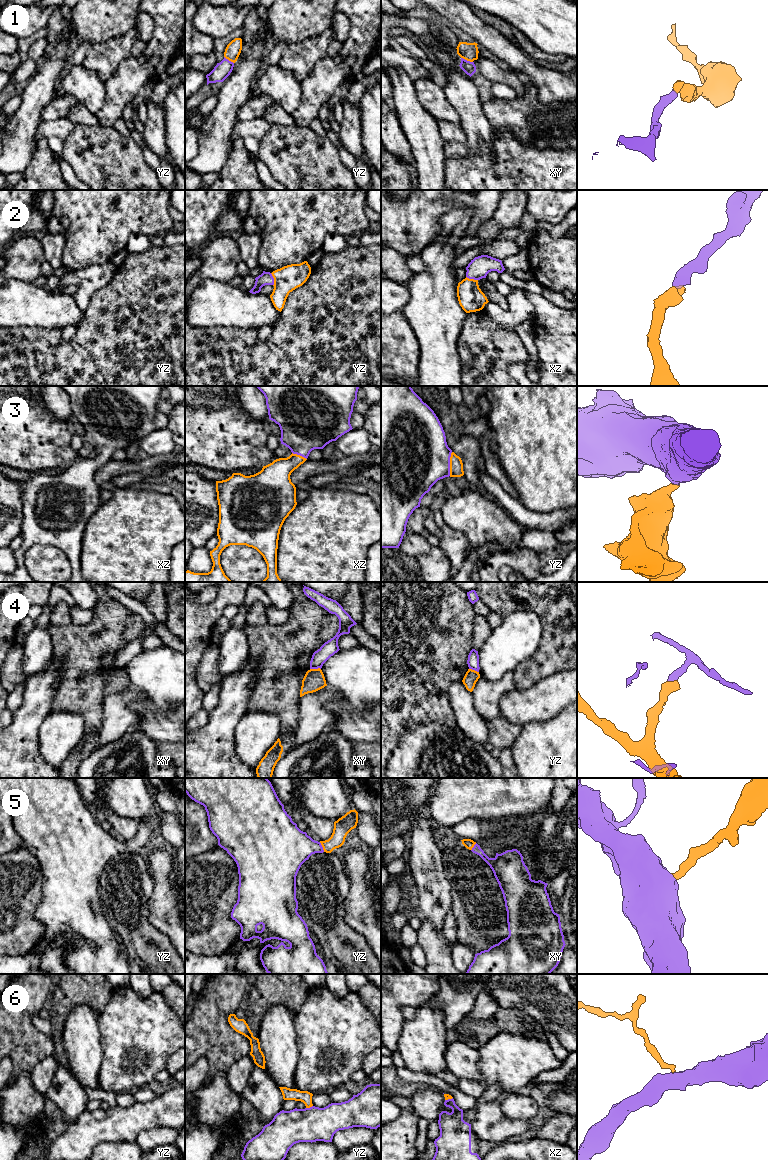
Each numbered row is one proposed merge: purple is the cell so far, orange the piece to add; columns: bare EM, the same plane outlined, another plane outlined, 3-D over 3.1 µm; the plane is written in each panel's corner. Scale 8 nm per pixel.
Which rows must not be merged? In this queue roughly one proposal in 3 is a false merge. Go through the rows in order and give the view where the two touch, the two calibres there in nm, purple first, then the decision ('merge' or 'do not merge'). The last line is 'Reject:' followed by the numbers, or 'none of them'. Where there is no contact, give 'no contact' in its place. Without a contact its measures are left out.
1: meets purple in xy; 100 nm thick on the purple side, 140 nm on the other; merge
2: meets purple in yz; 110 nm thick on the purple side, 200 nm on the other; merge
3: meets purple in yz; 480 nm thick on the purple side, 110 nm on the other; merge
4: meets purple in xy; 120 nm thick on the purple side, 170 nm on the other; do not merge
5: meets purple in yz; 320 nm thick on the purple side, 140 nm on the other; merge
6: meets purple in yz; 280 nm thick on the purple side, 100 nm on the other; do not merge
Reject: 4, 6

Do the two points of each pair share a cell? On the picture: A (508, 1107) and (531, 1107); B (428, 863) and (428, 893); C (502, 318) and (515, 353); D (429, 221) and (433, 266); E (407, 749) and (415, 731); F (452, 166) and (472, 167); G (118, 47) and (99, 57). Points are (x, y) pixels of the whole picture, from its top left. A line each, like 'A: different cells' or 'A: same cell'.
A: same cell
B: same cell
C: different cells
D: different cells
E: same cell
F: same cell
G: same cell

